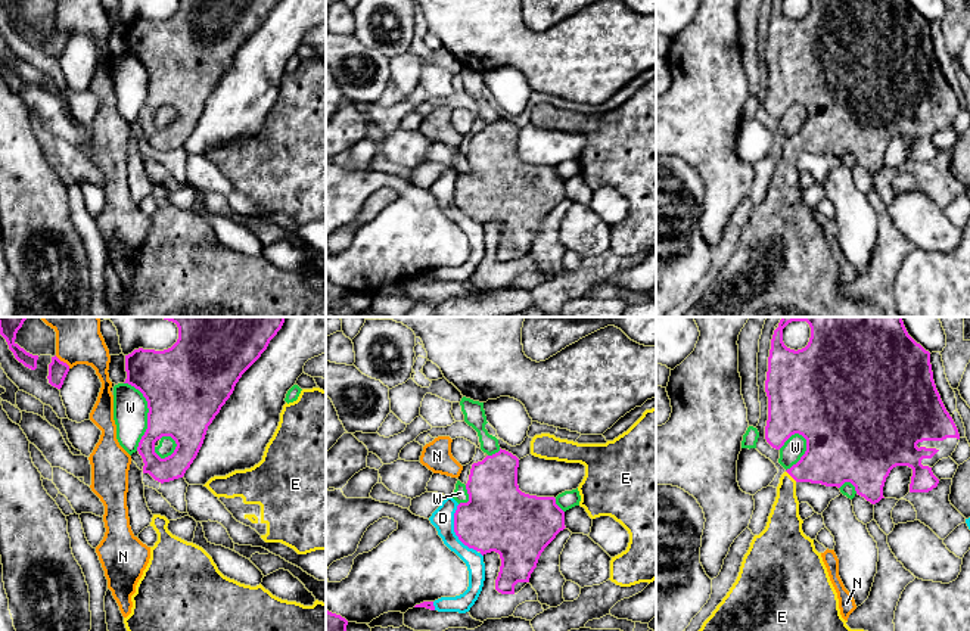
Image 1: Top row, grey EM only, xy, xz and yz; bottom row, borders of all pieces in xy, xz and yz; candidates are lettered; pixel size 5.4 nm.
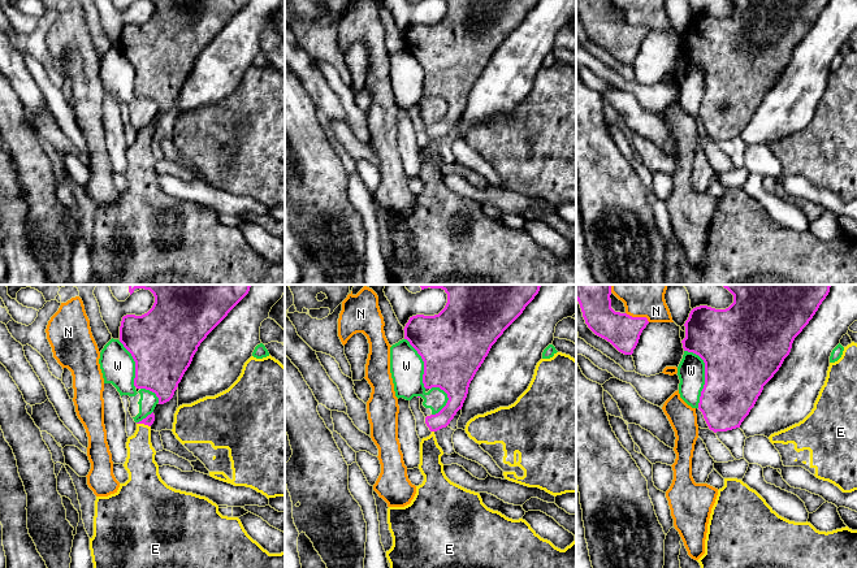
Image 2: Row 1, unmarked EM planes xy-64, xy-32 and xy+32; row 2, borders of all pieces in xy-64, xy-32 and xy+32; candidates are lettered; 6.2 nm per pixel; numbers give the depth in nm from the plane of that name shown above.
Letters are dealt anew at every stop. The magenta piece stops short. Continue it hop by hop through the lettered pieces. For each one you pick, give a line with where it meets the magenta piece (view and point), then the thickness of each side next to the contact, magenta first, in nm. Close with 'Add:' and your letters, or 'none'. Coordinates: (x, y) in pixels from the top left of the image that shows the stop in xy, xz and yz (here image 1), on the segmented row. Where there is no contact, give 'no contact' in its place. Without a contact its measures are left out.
E: yz (792, 476) | 300/170 nm
Add: E

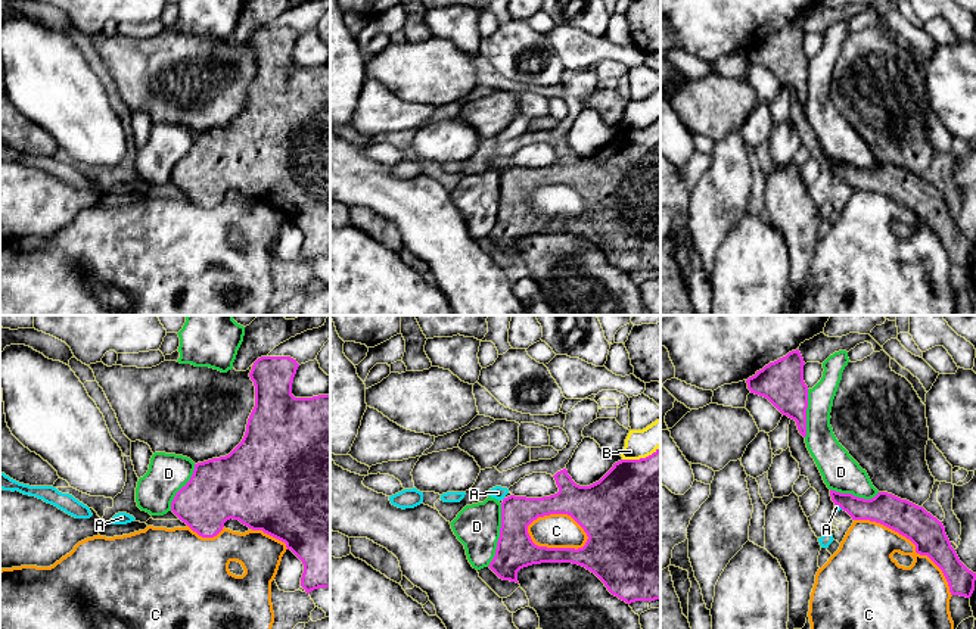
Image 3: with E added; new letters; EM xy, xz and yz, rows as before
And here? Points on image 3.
Add: none

